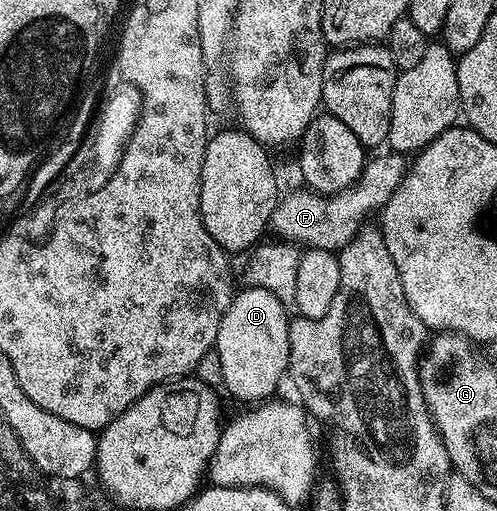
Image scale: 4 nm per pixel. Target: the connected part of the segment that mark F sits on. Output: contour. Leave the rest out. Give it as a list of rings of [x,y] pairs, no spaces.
[[[386,151],[386,156],[366,159],[365,168],[359,178],[349,188],[341,192],[325,195],[312,190],[293,192],[289,197],[278,203],[271,221],[272,231],[277,231],[282,241],[294,246],[304,246],[306,249],[322,248],[336,253],[345,246],[357,233],[357,229],[370,219],[369,215],[384,208],[391,194],[405,177],[407,160],[402,153]]]

